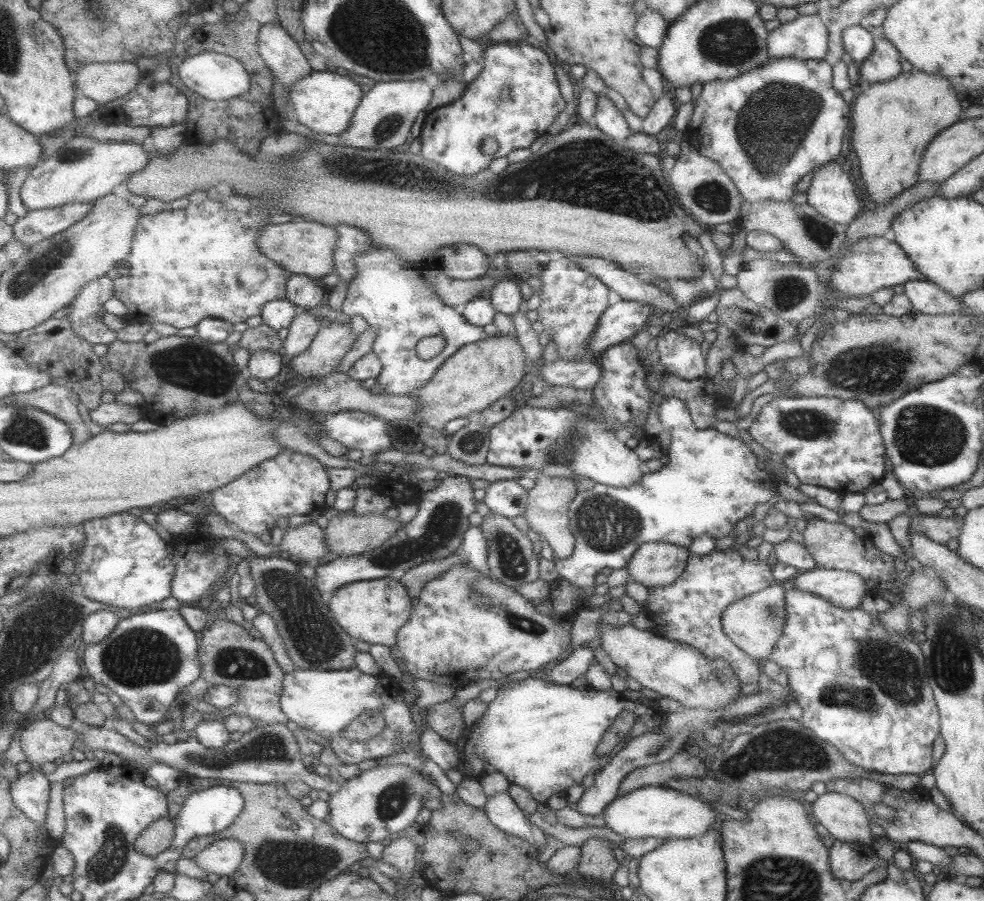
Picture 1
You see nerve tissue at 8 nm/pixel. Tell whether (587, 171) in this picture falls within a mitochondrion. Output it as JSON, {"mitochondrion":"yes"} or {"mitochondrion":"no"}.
{"mitochondrion":"yes"}

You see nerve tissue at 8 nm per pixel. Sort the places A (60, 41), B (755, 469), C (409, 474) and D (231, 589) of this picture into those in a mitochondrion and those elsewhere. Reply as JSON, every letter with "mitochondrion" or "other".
{"A":"other","B":"other","C":"other","D":"other"}

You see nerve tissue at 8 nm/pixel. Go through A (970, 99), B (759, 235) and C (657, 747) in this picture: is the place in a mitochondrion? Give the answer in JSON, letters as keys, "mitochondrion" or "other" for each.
{"A":"other","B":"other","C":"mitochondrion"}

